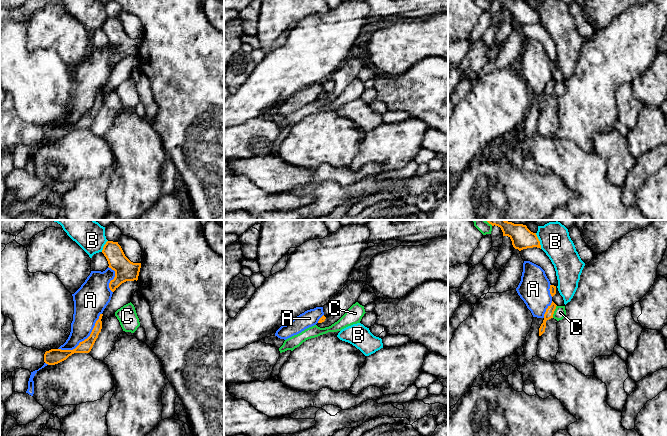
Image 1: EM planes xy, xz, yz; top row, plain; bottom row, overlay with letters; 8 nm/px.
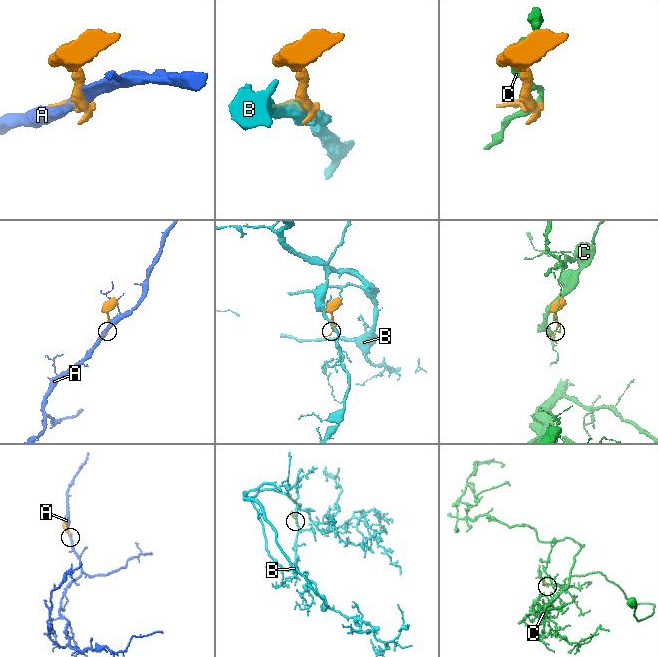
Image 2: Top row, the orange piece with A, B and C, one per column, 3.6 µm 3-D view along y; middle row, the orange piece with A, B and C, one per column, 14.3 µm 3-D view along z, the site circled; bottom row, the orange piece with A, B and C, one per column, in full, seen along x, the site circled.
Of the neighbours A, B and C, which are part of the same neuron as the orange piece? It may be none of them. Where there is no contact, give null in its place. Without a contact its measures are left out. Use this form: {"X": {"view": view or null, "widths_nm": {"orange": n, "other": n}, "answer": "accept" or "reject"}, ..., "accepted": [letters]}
{"A": {"view": "xy", "widths_nm": {"orange": 100, "other": 220}, "answer": "reject"}, "B": {"view": "yz", "widths_nm": {"orange": 180, "other": 240}, "answer": "reject"}, "C": {"view": "yz", "widths_nm": {"orange": 70, "other": 90}, "answer": "reject"}, "accepted": []}

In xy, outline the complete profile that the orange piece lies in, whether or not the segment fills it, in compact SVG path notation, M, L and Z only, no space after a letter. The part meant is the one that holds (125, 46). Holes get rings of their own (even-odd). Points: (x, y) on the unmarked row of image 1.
M107 17L102 29L108 37L108 43L115 47L115 53L109 59L112 68L126 57L138 56L141 39L131 38L125 32L118 18Z

